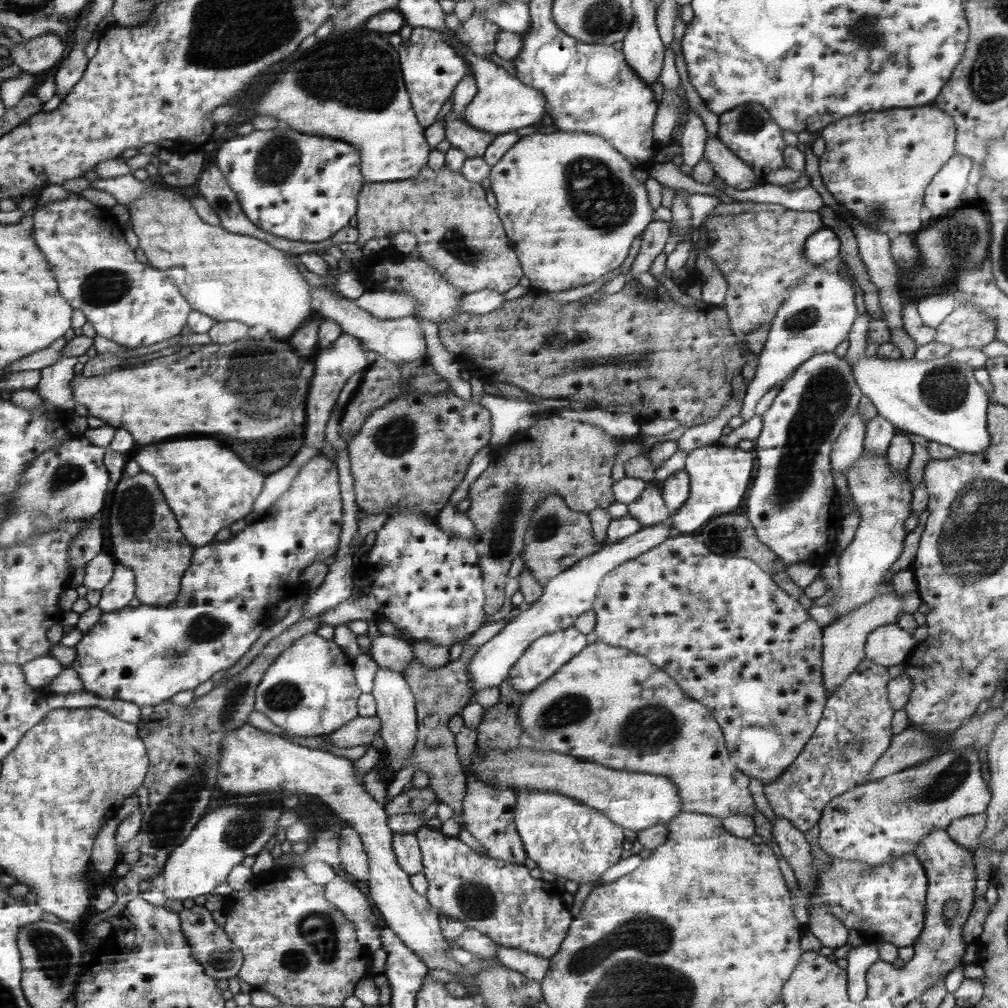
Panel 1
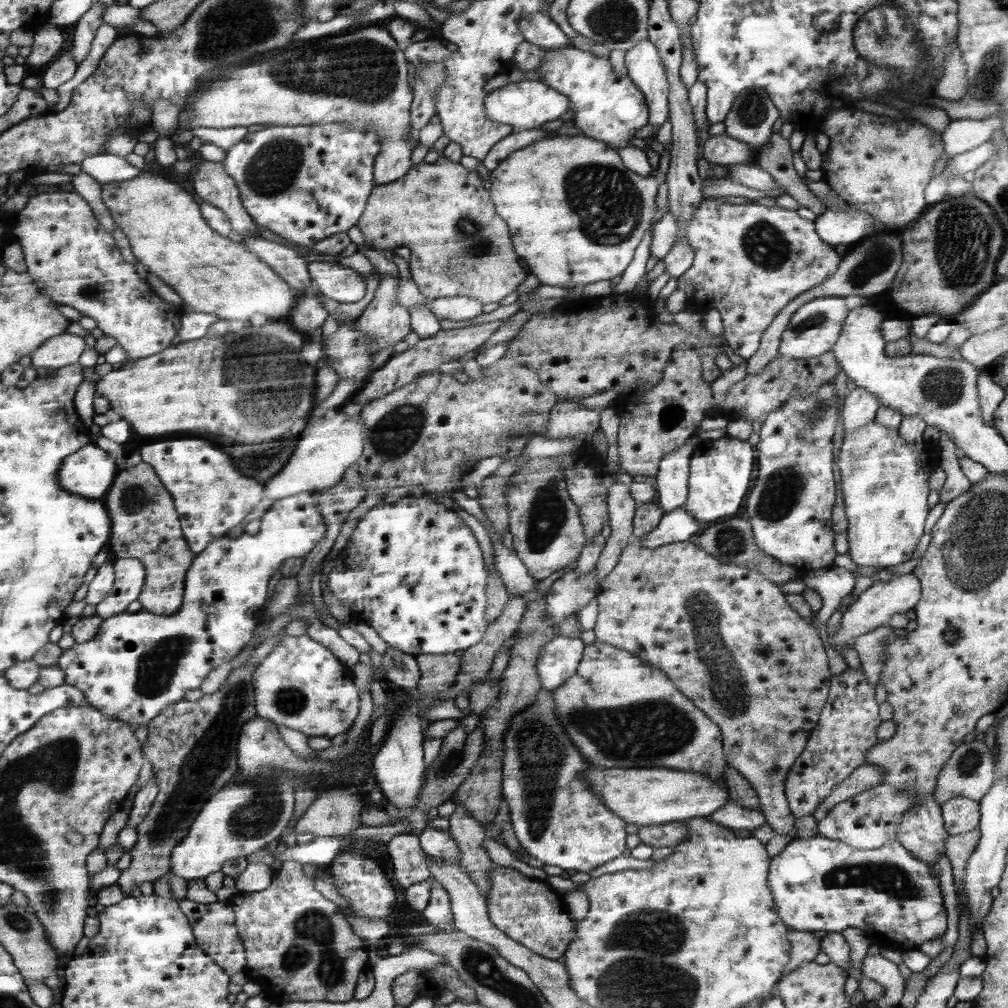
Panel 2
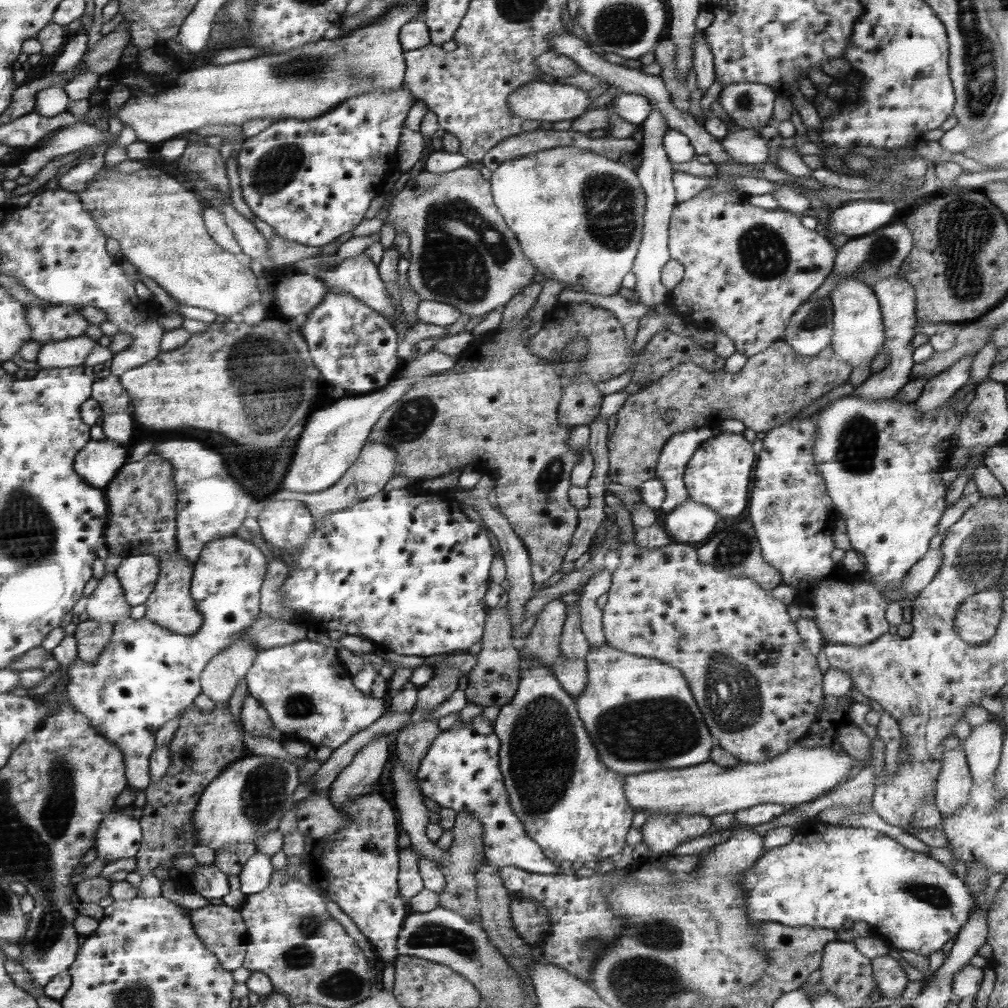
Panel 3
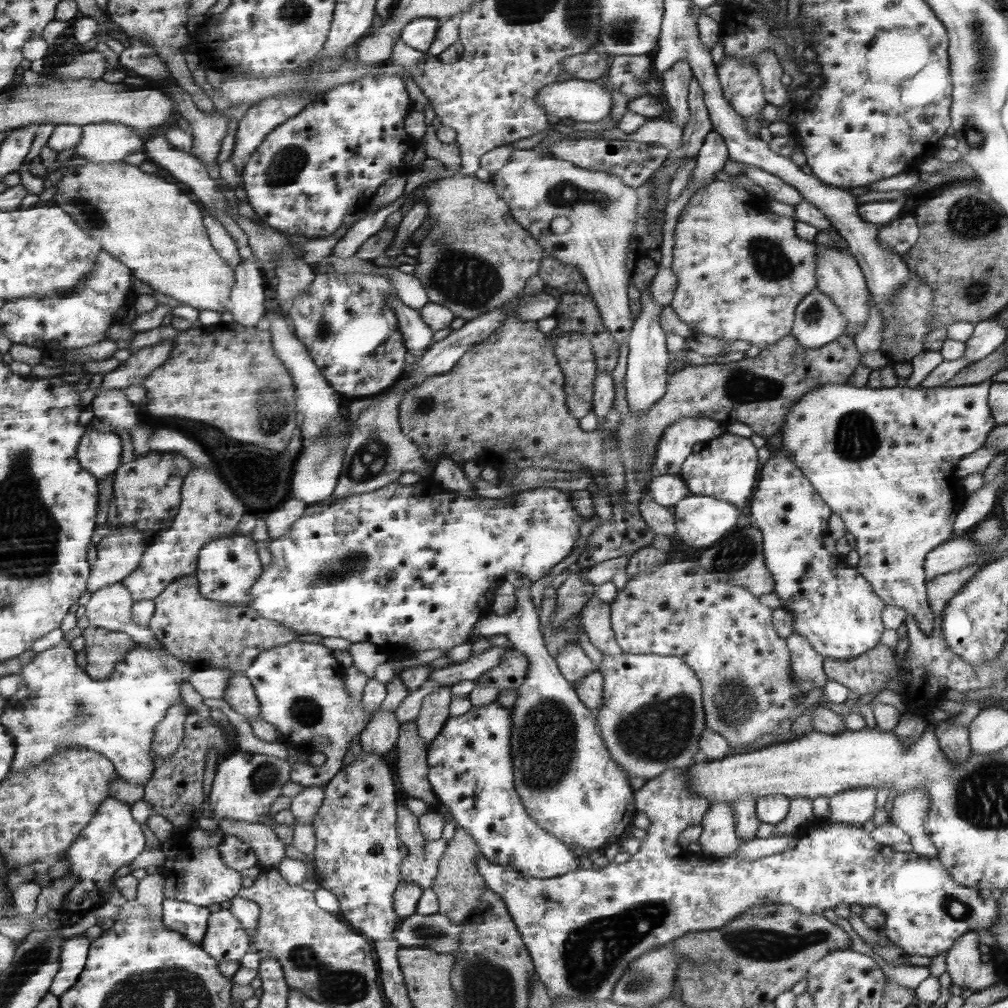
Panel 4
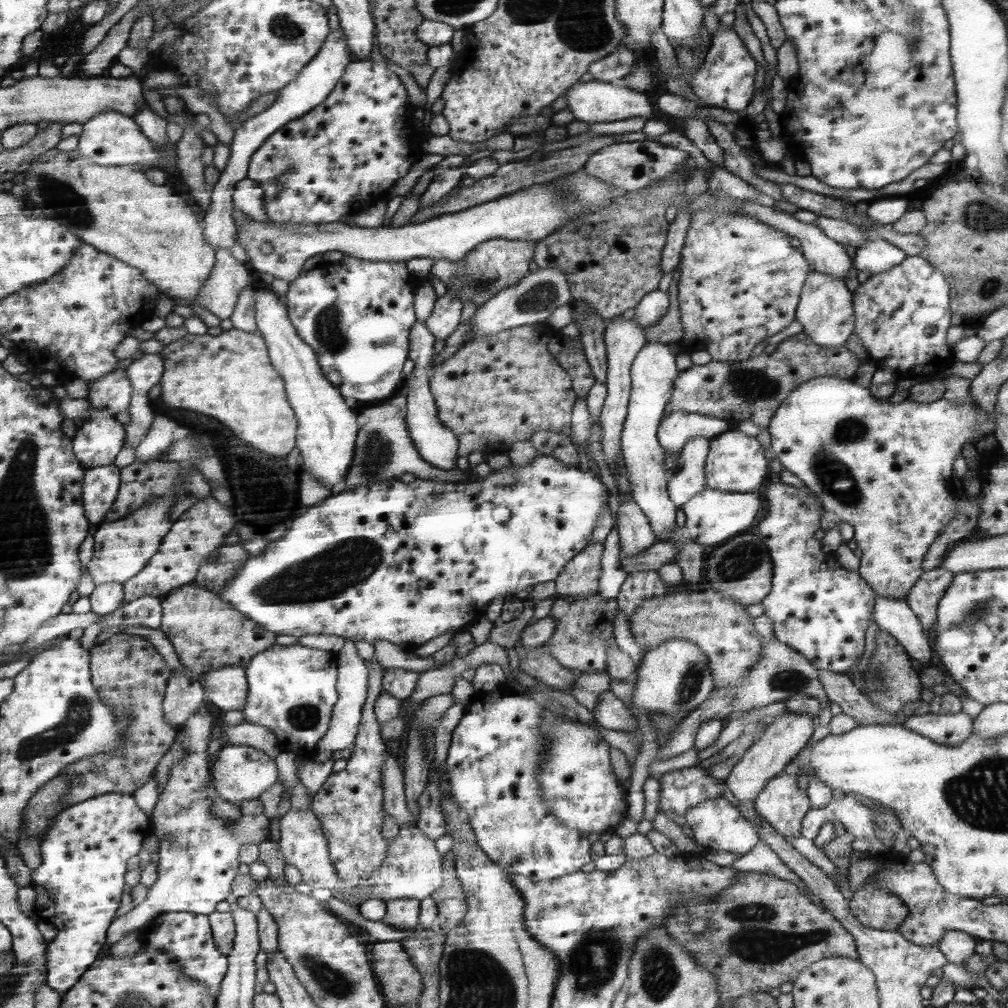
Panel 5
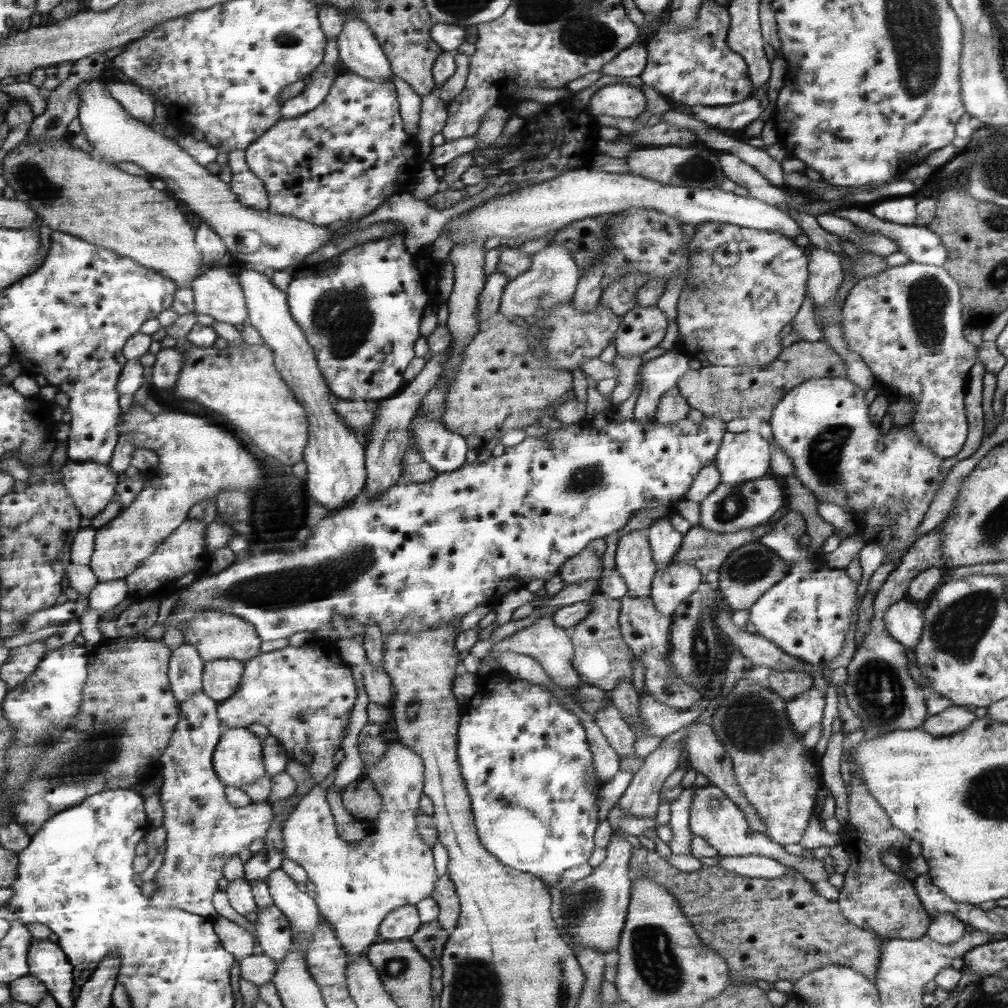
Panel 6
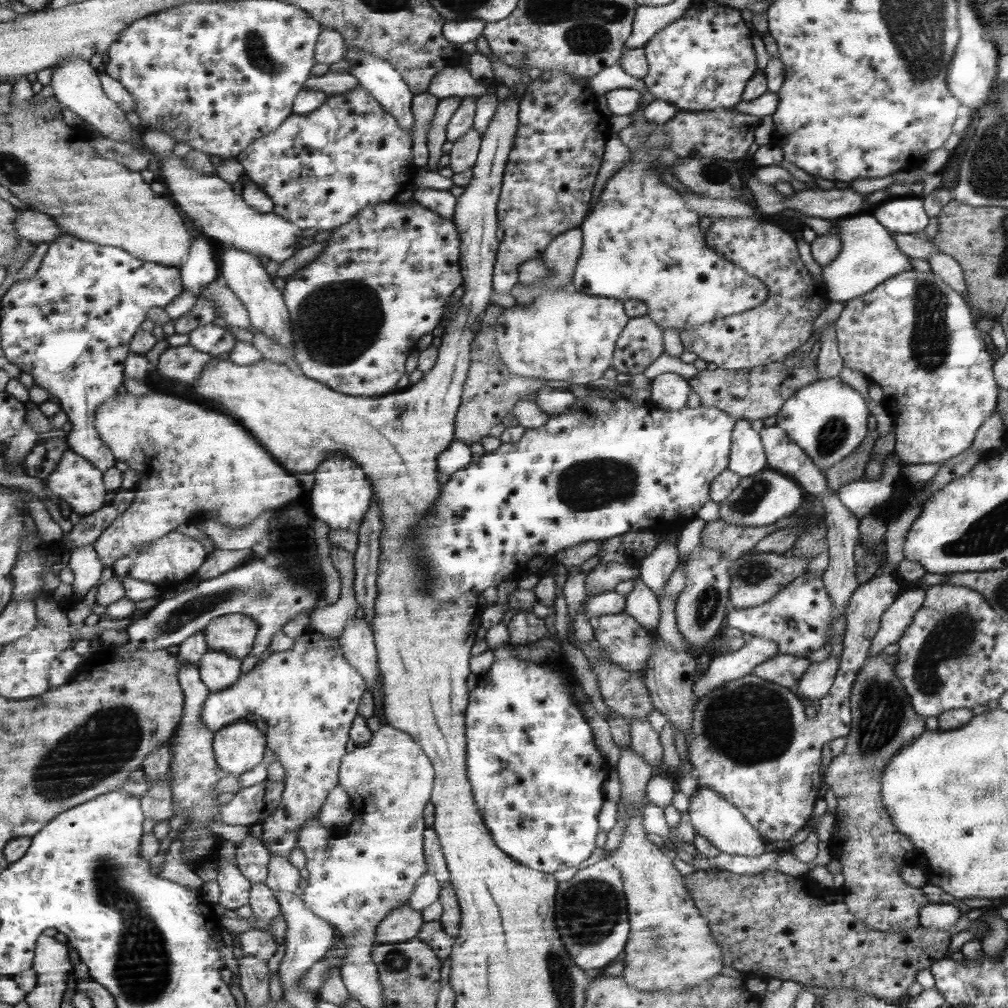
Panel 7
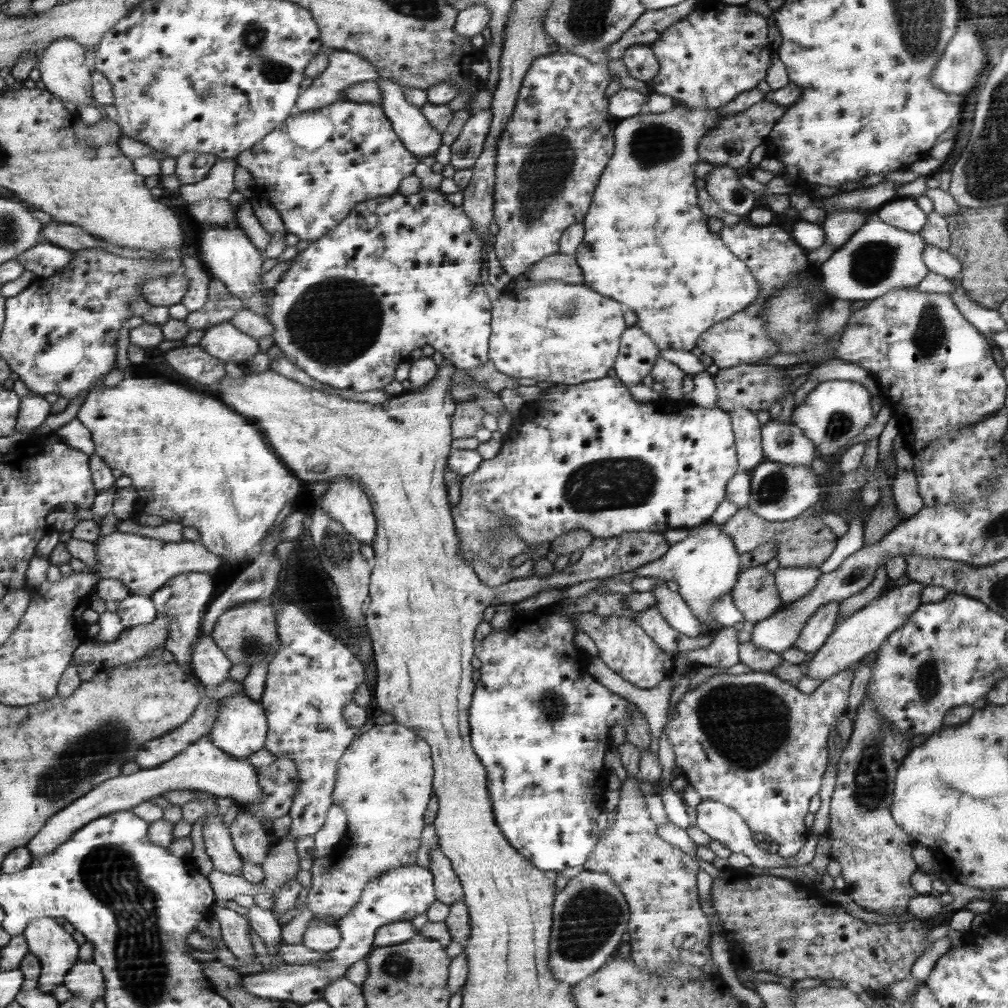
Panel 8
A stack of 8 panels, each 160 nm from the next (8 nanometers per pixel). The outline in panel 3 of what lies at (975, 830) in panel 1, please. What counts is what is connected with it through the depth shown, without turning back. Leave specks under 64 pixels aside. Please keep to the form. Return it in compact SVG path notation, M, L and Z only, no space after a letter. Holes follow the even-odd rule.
M959 743L955 749L943 753L941 768L936 778L934 805L940 818L952 814L969 800L972 785L967 759Z

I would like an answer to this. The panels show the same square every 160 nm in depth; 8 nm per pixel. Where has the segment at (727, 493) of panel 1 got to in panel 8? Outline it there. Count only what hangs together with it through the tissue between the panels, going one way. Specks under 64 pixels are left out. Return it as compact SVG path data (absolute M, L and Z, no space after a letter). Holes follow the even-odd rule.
M737 407L729 411L732 416L733 432L736 433L736 453L742 470L753 470L759 466L761 456L761 438L759 438L759 420L747 408Z

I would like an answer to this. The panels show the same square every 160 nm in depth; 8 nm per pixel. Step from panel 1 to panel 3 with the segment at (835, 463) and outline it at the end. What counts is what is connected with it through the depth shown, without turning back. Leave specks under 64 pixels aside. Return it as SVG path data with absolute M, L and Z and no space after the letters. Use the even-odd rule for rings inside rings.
M896 274L876 280L871 290L877 297L882 325L884 326L884 341L881 352L887 354L889 362L880 371L871 371L860 385L855 385L852 394L859 396L861 400L885 400L892 398L908 382L911 366L914 363L912 360L913 346L908 345L908 340L916 333L914 331L914 324L917 323L914 313L915 295L912 286Z

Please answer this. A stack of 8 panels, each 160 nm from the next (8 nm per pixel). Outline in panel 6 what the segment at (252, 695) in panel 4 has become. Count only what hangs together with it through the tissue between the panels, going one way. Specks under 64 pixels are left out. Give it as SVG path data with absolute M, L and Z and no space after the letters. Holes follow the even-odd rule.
M211 660L204 670L203 689L217 703L230 700L241 687L246 663L244 661Z

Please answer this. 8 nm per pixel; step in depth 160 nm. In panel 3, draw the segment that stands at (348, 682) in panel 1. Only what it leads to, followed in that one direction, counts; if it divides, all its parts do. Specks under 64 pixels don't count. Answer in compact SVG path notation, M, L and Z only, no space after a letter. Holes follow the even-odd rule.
M309 639L259 652L255 664L249 669L245 679L251 697L257 698L264 705L276 728L288 740L307 741L312 748L340 747L356 732L375 723L387 710L387 700L365 697L356 686L352 685L352 674L340 663L336 649Z

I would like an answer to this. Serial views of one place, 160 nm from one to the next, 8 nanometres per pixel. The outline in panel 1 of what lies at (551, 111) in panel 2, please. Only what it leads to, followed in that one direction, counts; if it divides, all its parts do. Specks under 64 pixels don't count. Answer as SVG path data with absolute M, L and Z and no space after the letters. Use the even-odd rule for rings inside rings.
M475 54L467 56L471 76L476 84L477 94L463 110L464 120L473 128L495 136L517 131L517 128L532 125L545 115L548 102L544 94L536 89L523 85L516 77L509 76L499 65L489 59L482 59Z

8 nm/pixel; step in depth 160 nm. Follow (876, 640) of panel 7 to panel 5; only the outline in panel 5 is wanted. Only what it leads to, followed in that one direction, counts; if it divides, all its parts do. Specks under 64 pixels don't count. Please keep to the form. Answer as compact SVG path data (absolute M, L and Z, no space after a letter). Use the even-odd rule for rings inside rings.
M876 596L872 613L879 631L895 637L898 644L906 648L909 656L920 663L933 660L931 642L924 636L917 617L911 613L907 603Z

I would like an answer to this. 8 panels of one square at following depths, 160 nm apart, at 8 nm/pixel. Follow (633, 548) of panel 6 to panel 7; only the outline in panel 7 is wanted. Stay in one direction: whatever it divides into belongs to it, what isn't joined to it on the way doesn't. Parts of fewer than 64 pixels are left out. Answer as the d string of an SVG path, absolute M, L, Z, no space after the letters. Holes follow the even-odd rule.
M640 574L633 576L633 588L625 595L623 613L633 618L643 630L655 632L659 622L658 598L641 582Z

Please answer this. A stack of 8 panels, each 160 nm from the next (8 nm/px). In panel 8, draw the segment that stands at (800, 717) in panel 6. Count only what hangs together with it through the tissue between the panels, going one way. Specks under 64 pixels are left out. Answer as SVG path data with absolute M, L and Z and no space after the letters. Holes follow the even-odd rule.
M908 582L904 586L884 592L866 606L857 610L845 620L837 622L834 631L827 637L823 646L814 652L803 672L805 678L827 680L830 676L848 668L850 664L861 661L867 652L873 652L880 647L889 634L905 623L905 620L916 610L919 603L919 583Z

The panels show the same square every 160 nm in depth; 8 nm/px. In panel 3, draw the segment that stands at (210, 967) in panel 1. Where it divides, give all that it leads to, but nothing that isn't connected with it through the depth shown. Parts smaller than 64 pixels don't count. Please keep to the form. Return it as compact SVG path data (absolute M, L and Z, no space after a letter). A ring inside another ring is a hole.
M207 905L190 911L189 917L193 921L196 934L204 941L205 946L216 953L220 963L230 971L237 970L245 964L248 953L248 928L239 909L225 905Z

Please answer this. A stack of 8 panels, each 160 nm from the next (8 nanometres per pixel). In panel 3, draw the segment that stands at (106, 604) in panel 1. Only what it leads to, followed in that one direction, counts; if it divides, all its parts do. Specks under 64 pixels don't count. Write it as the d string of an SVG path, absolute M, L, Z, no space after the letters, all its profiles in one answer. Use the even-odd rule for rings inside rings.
M150 554L125 557L116 576L123 586L129 606L139 606L148 602L149 596L155 592L161 576L161 558Z

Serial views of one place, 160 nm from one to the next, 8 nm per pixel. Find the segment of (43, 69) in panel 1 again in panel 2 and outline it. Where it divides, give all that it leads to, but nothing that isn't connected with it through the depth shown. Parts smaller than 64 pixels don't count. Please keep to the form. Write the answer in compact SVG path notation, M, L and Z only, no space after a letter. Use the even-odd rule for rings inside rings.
M48 23L43 30L35 34L33 52L27 58L27 64L31 69L41 69L45 65L53 63L65 48L65 36L59 30L59 26Z

